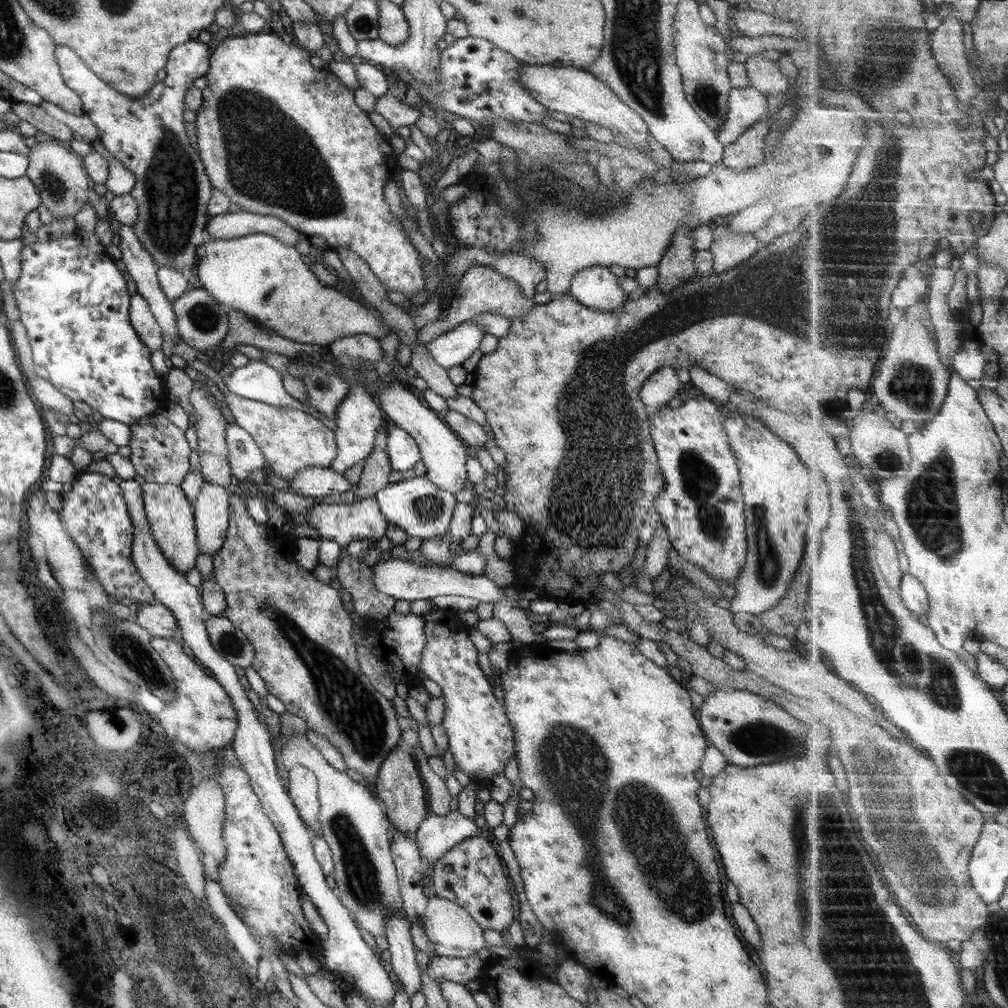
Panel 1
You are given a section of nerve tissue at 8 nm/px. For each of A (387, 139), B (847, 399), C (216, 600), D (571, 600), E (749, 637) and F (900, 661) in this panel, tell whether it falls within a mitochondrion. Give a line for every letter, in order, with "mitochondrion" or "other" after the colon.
A: other
B: other
C: other
D: other
E: other
F: mitochondrion

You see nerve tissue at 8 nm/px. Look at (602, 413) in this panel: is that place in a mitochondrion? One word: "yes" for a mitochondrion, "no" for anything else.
yes

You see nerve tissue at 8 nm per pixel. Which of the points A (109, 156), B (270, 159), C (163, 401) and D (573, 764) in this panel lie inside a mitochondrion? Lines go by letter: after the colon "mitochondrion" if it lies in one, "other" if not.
A: other
B: mitochondrion
C: other
D: mitochondrion

